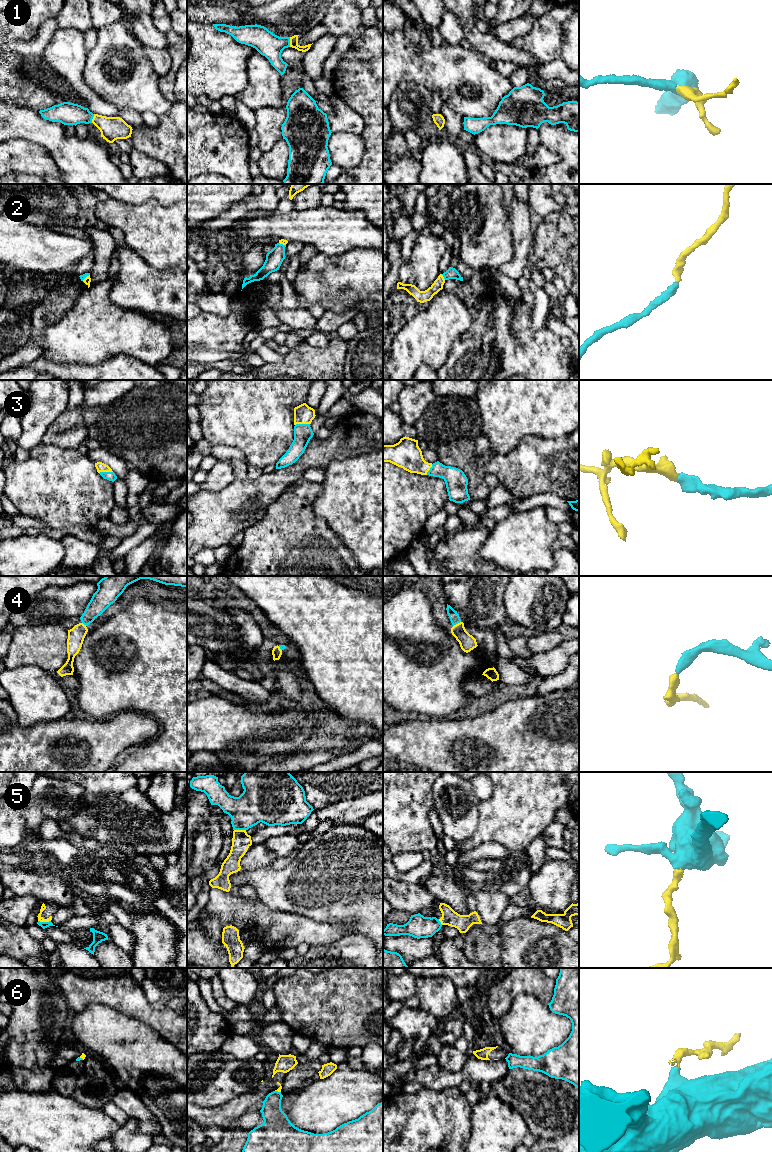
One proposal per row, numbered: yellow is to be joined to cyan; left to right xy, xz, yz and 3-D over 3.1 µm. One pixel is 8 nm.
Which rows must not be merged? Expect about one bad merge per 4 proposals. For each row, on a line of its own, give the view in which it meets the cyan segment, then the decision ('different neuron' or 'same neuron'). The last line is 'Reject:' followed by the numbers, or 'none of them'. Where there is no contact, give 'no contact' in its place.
1: meets cyan in xz; same neuron
2: meets cyan in yz; same neuron
3: meets cyan in xz; same neuron
4: meets cyan in yz; same neuron
5: meets cyan in xy; different neuron
6: meets cyan in xz; different neuron
Reject: 5, 6

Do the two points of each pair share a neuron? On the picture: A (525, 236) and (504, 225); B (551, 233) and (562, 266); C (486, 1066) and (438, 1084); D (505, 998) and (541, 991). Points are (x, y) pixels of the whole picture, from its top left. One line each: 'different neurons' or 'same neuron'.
A: different neurons
B: same neuron
C: same neuron
D: same neuron

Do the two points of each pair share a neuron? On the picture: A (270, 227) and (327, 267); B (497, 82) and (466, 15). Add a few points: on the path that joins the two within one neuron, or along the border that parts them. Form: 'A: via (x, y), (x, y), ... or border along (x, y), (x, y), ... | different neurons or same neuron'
A: border along (318, 251), (327, 255), (341, 254) | different neurons
B: border along (472, 48), (492, 64) | different neurons

